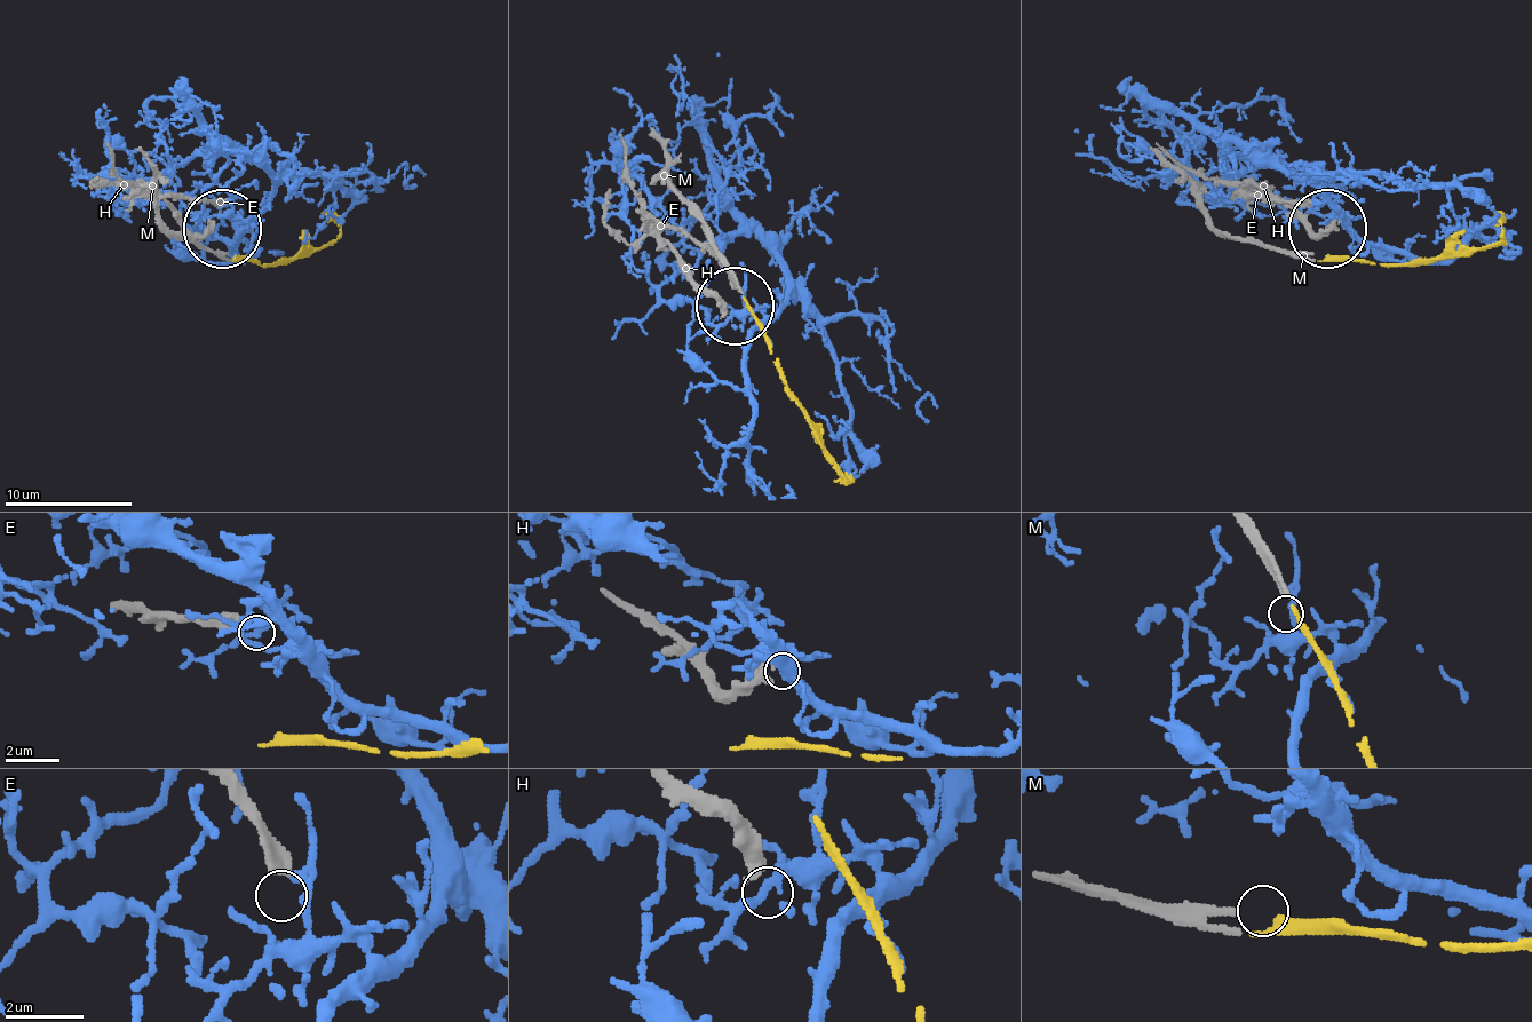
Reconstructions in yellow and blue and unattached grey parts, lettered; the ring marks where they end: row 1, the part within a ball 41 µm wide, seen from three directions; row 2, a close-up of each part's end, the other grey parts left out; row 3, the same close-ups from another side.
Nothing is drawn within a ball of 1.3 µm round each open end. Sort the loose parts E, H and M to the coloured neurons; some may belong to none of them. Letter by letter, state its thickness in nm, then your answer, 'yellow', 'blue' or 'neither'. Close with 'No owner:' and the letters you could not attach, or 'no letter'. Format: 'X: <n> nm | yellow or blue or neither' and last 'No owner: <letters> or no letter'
E: 400 nm | neither
H: 300 nm | neither
M: 130 nm | yellow
No owner: E, H

